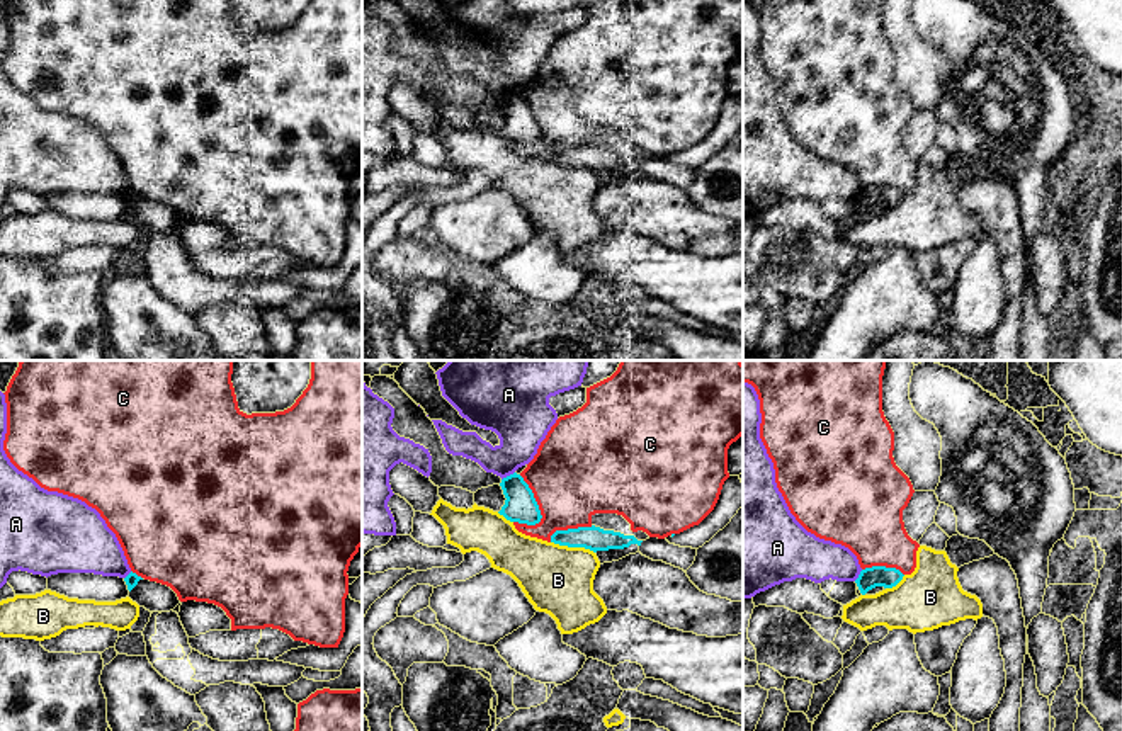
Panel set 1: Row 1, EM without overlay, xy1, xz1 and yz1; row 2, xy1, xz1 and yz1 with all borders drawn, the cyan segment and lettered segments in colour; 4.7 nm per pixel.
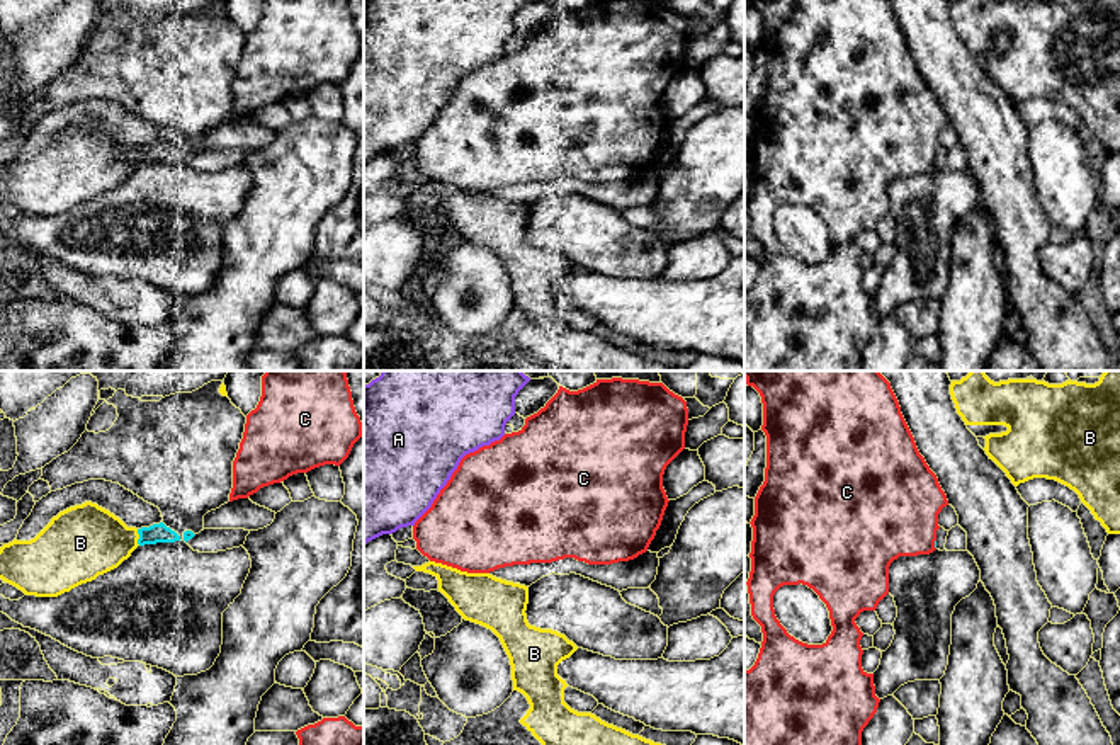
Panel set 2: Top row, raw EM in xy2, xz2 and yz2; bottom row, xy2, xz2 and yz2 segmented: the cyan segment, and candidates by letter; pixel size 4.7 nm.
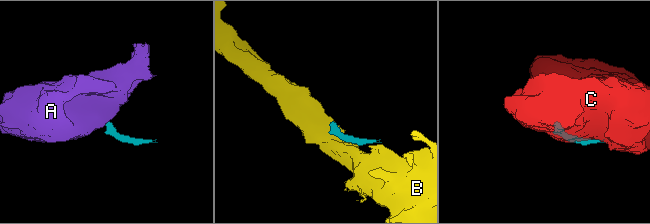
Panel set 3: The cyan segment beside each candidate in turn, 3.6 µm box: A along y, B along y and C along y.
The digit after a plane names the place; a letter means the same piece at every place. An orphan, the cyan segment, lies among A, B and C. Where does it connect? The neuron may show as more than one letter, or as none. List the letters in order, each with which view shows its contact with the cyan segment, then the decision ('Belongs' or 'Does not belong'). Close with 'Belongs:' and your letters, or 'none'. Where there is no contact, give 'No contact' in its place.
A: Touches cyan in xz1. Does not belong
B: Touches cyan in xz1. Does not belong
C: Touches cyan in xz1. Does not belong
Belongs: none

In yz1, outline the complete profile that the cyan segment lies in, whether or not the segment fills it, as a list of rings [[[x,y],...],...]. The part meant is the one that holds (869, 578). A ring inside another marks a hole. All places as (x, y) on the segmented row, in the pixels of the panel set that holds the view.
[[[872,566],[860,571],[855,580],[862,595],[876,586],[892,588],[903,580],[903,573],[896,568]]]

